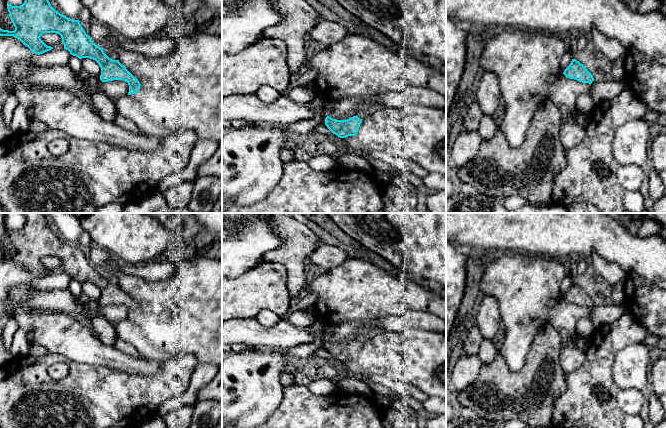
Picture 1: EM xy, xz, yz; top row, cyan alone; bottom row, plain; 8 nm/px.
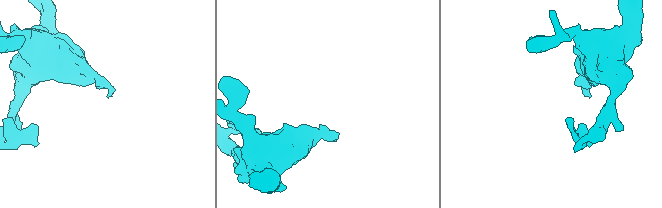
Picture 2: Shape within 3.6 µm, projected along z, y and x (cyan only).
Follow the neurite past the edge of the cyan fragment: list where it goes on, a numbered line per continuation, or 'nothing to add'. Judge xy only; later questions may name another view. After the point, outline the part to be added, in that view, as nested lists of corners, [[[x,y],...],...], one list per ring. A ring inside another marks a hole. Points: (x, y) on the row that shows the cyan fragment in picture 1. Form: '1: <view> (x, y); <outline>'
1: xy (137, 96); [[[140,86],[140,89],[135,94],[131,94],[129,96],[131,98],[133,98],[134,100],[136,100],[137,102],[141,103],[141,101],[142,101],[142,95],[143,95],[143,89]]]

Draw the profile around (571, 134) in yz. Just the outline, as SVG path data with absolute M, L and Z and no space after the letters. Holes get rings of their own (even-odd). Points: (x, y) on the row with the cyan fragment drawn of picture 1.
M565 122L562 124L559 132L559 140L565 151L568 151L579 145L586 135L586 129L577 123Z

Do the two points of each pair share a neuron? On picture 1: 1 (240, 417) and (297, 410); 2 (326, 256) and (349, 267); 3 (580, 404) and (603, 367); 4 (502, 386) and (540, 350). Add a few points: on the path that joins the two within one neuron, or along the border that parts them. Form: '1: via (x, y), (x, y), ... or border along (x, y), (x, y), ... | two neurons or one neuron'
1: border along (283, 392), (280, 404), (268, 417) | two neurons
2: border along (349, 257), (340, 264), (328, 269) | two neurons
3: via (580, 395), (580, 390), (594, 376) | one neuron
4: via (514, 385), (537, 362) | one neuron

